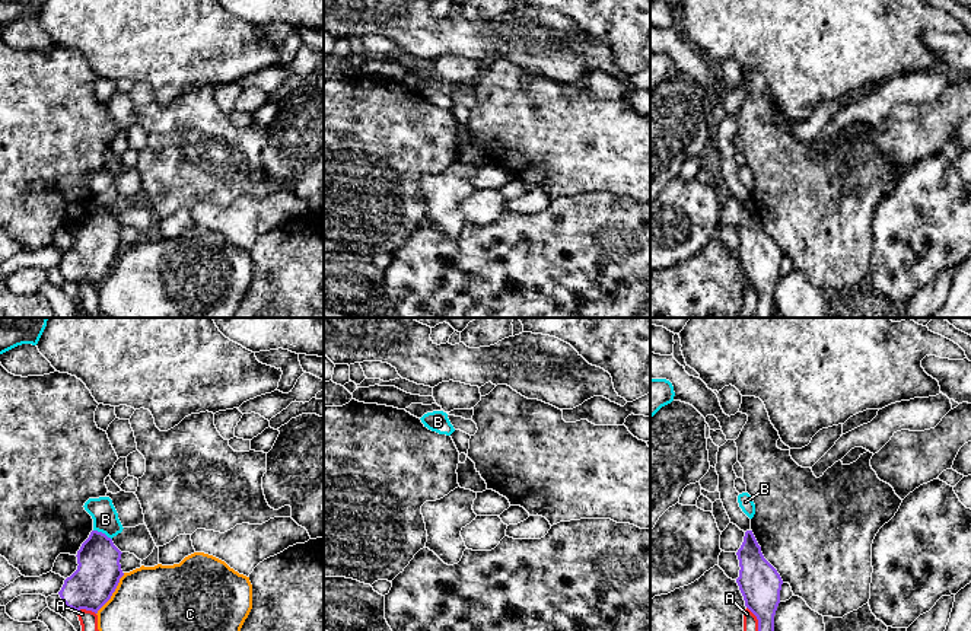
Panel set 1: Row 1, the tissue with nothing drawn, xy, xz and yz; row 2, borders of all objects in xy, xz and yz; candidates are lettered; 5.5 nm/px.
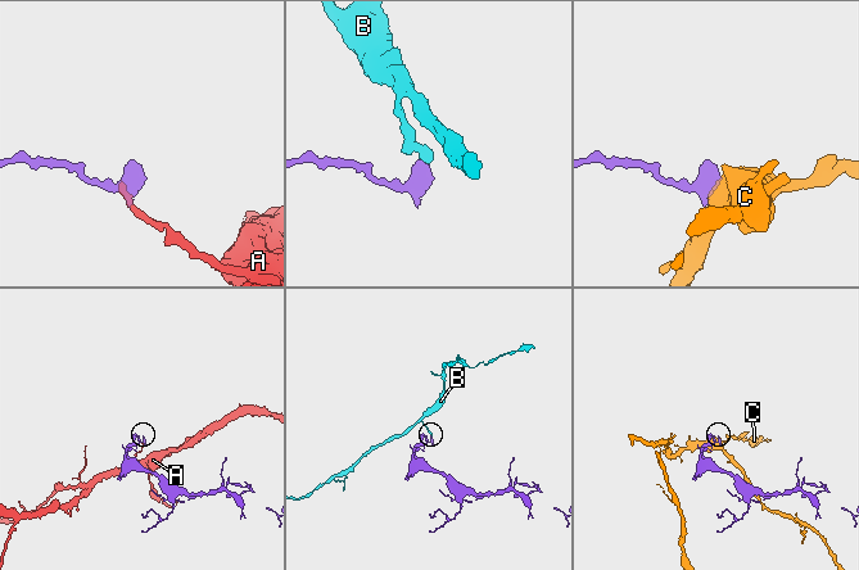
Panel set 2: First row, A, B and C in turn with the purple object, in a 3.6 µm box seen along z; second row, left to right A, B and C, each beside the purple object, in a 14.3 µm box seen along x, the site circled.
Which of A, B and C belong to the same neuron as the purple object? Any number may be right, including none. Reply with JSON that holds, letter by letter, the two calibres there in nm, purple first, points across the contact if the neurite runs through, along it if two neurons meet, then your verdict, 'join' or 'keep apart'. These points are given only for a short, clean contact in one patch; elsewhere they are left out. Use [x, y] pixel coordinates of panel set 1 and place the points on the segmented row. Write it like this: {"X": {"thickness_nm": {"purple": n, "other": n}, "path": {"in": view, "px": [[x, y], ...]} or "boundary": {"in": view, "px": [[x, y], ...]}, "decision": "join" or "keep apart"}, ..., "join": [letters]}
{"A": {"thickness_nm": {"purple": 240, "other": 80}, "boundary": {"in": "yz", "px": [[747, 606], [755, 617], [758, 630]]}, "decision": "keep apart"}, "B": {"thickness_nm": {"purple": 240, "other": 140}, "boundary": {"in": "xy", "px": [[94, 529], [111, 539]]}, "decision": "keep apart"}, "C": {"thickness_nm": {"purple": 240, "other": 360}, "boundary": {"in": "xy", "px": [[124, 573], [111, 598], [96, 614]]}, "decision": "keep apart"}, "join": []}

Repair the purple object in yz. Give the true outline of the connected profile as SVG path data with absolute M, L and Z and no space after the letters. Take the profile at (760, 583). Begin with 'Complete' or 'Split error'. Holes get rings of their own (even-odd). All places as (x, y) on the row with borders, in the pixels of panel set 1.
Complete. M752 530L745 532L736 555L741 567L736 583L745 606L757 616L758 631L774 631L774 615L780 603L783 580L764 558Z

